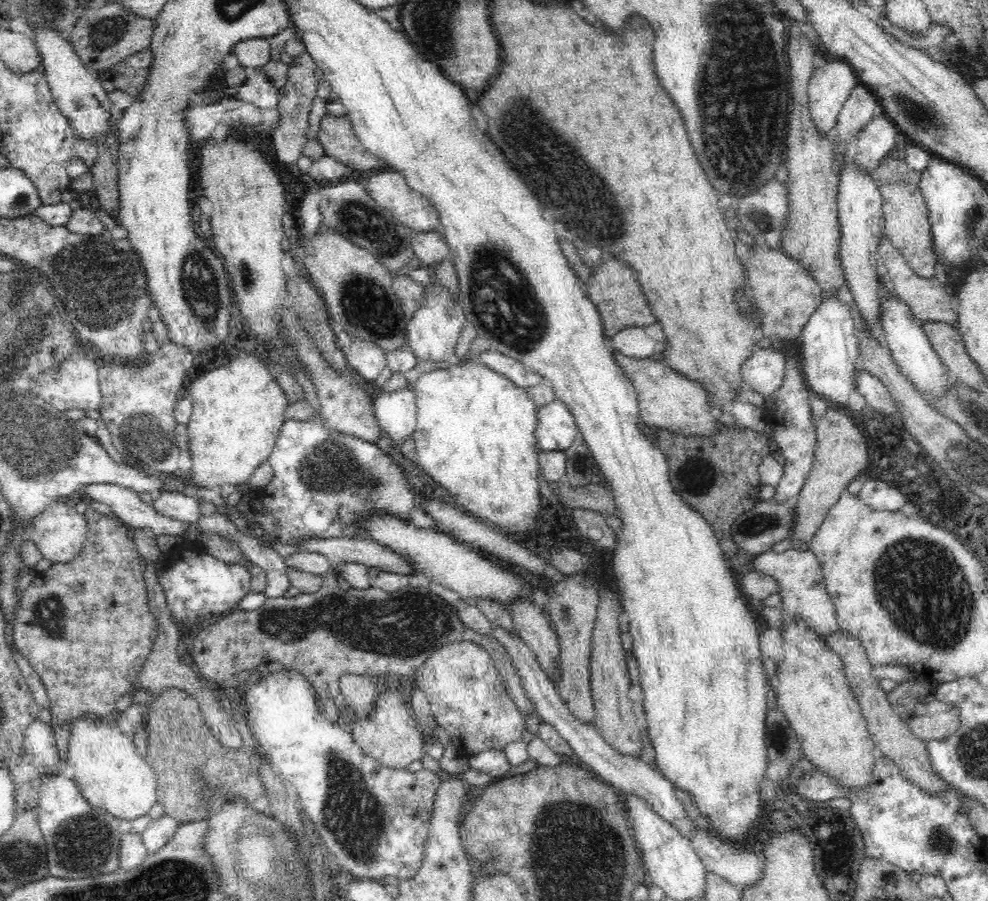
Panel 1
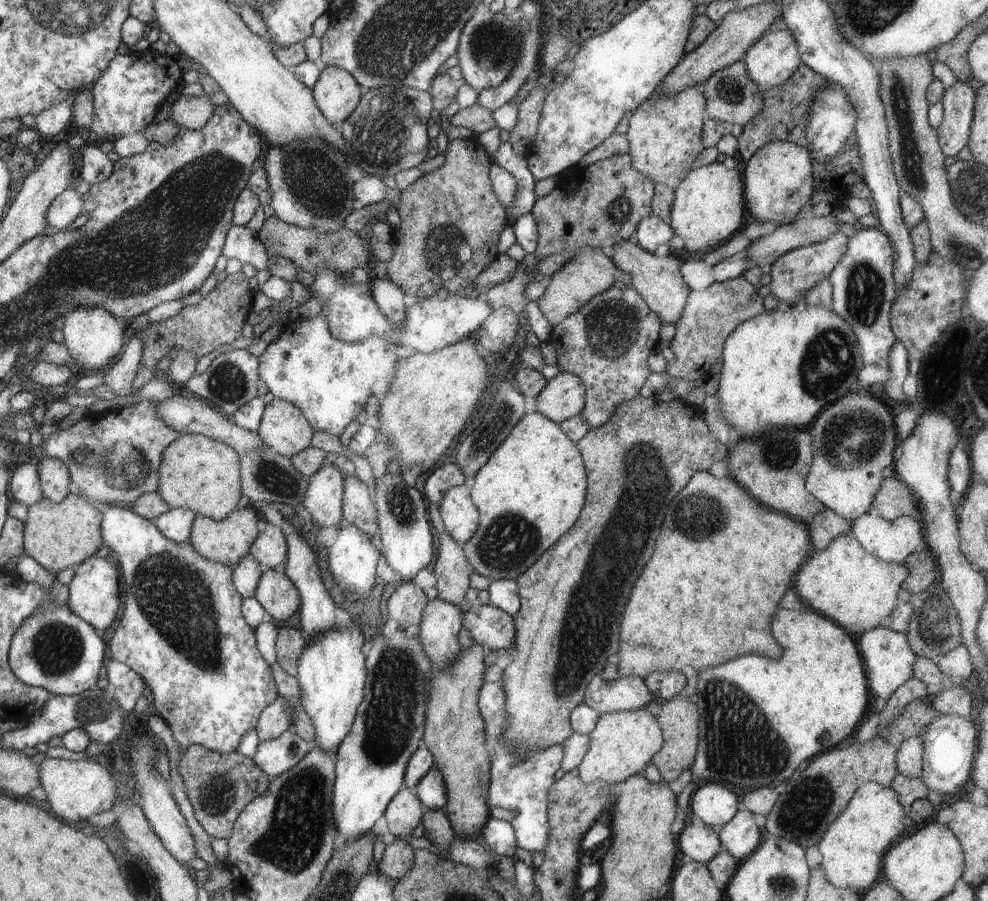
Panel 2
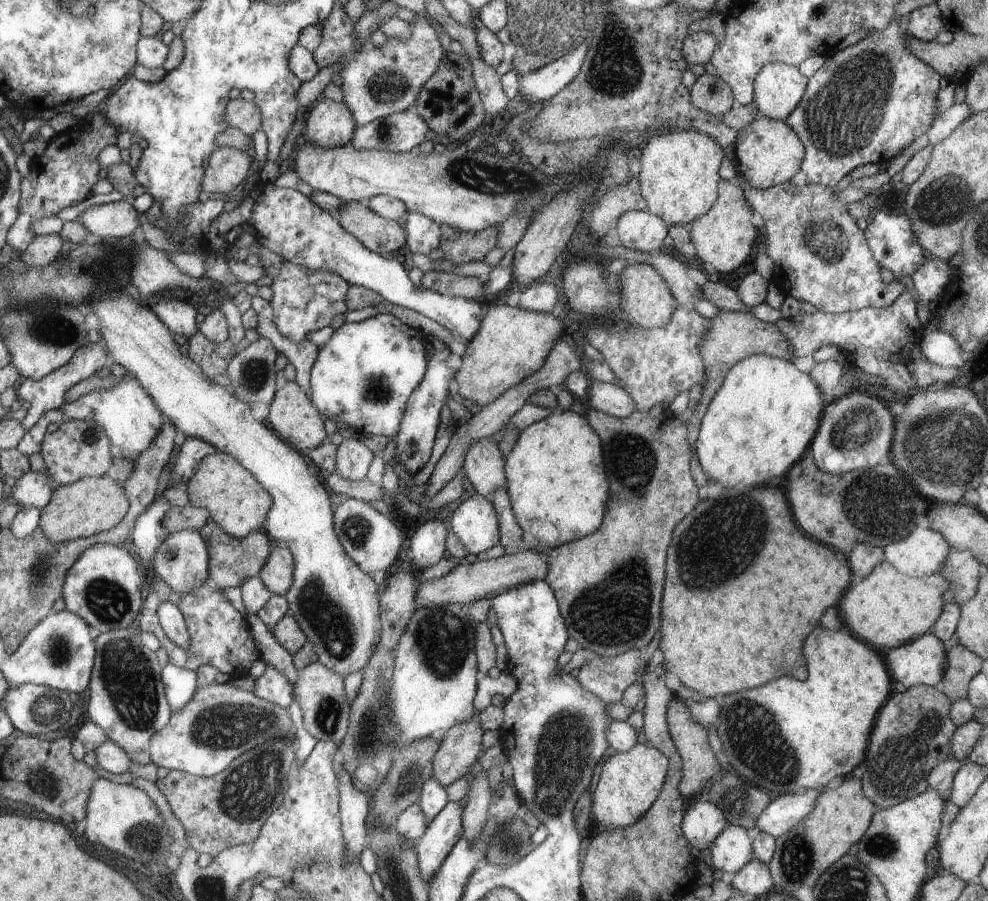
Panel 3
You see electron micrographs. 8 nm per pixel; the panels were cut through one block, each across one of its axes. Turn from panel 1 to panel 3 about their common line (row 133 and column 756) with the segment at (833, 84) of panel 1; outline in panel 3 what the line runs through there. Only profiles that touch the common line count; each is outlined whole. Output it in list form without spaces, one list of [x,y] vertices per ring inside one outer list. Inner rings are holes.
[[[808,789],[808,792],[800,795],[774,796],[771,803],[758,815],[756,828],[775,838],[782,836],[810,816],[820,793],[821,790]]]

